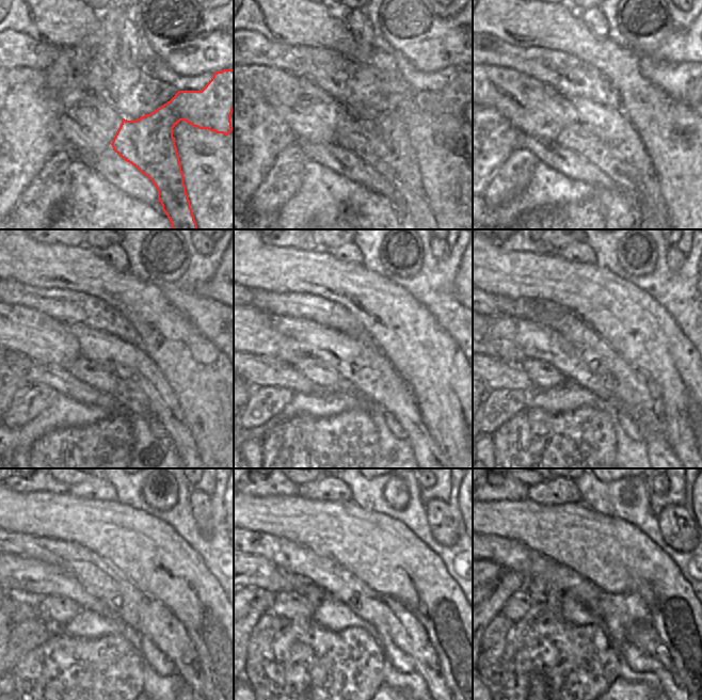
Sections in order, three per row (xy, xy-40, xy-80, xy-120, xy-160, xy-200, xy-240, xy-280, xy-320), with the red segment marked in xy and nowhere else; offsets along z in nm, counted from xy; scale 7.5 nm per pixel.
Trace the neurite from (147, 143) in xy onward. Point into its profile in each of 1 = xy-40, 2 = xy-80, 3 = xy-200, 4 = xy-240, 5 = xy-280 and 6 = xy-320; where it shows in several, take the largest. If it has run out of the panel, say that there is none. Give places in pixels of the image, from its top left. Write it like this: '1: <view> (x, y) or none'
1: xy-40 (381, 140)
2: xy-80 (609, 141)
3: xy-200 (537, 341)
4: xy-240 (17, 576)
5: xy-280 (257, 572)
6: xy-320 (494, 571)

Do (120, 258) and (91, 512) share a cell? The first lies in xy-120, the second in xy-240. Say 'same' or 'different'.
different

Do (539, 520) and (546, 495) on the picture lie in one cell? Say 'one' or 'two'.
two

